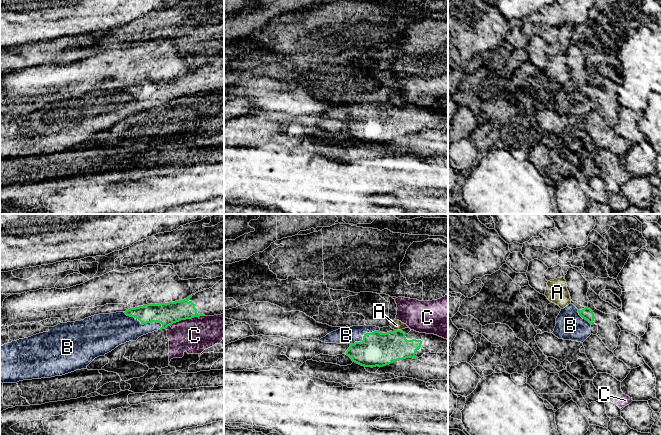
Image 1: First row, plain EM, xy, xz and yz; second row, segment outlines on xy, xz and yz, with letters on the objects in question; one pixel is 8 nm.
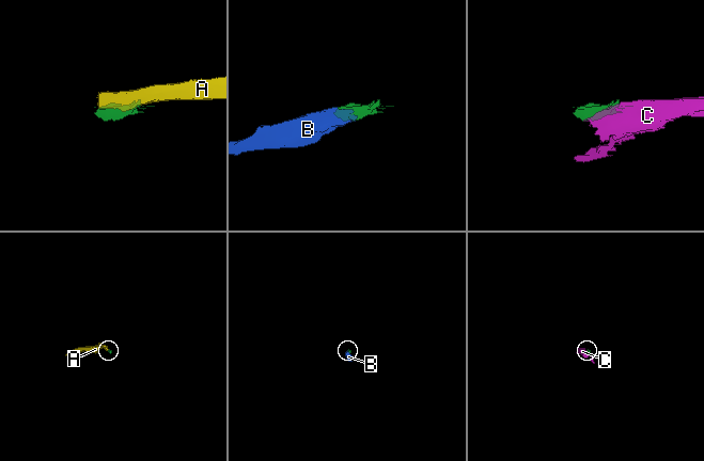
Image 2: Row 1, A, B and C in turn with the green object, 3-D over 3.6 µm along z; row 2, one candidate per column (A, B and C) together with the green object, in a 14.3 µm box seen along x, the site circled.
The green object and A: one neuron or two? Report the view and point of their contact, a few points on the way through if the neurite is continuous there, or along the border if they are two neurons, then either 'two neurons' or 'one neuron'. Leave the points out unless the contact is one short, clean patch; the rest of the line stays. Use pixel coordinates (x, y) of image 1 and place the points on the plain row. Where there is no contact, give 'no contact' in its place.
meets green in xz at (398, 106); two neurons

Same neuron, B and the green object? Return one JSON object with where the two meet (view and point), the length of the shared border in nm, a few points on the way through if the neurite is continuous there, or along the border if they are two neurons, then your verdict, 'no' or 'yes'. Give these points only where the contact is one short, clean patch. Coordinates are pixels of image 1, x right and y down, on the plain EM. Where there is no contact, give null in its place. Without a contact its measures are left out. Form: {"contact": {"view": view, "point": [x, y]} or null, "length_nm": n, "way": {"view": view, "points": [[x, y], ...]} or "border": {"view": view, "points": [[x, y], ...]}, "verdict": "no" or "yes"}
{"contact": {"view": "xy", "point": [143, 100]}, "length_nm": 340, "way": {"view": "xy", "points": [[165, 89], [150, 93], [143, 100], [131, 100], [114, 105]]}, "verdict": "yes"}

